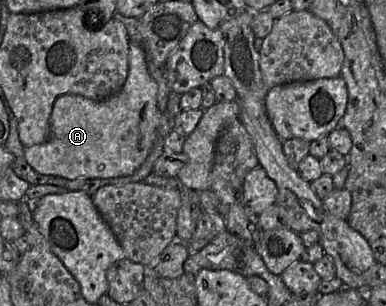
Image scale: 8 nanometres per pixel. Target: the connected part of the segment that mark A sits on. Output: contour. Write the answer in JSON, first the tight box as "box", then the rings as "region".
{"box":[24,40,163,179],"region":[[[131,40],[128,46],[128,75],[119,92],[102,100],[77,94],[64,94],[55,100],[50,116],[49,136],[40,144],[24,147],[25,158],[35,171],[66,179],[114,178],[133,174],[144,162],[158,137],[163,113],[157,108],[158,86],[149,74],[144,49]]]}

